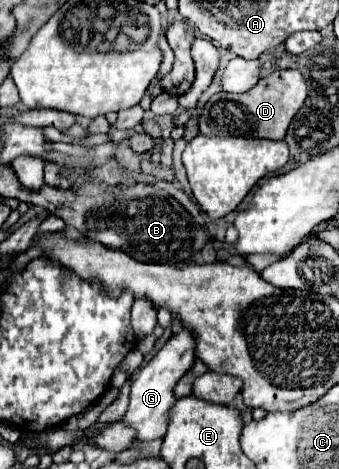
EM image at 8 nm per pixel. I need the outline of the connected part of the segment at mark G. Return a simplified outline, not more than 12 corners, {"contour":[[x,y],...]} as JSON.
{"contour":[[183,327],[137,373],[123,421],[139,441],[165,435],[173,389],[193,367]]}

